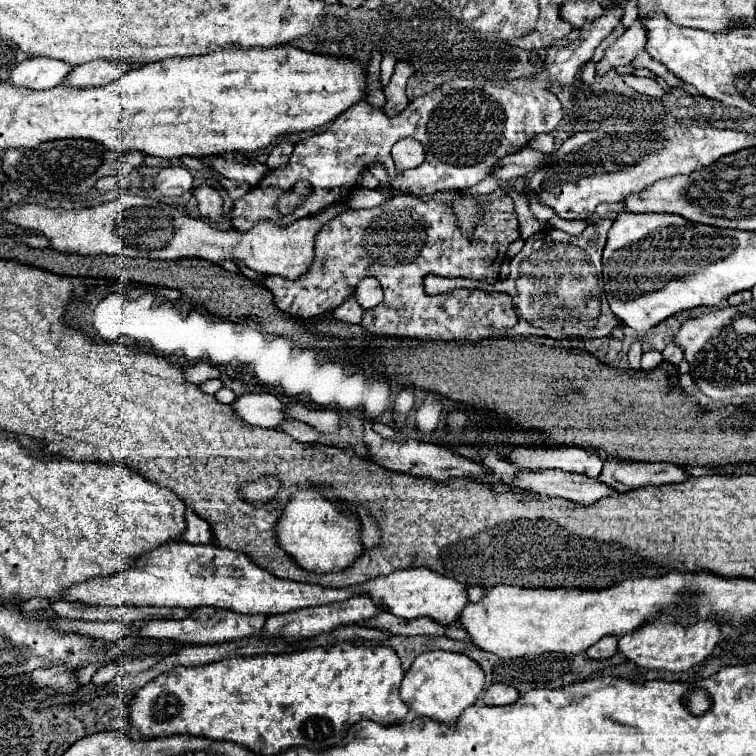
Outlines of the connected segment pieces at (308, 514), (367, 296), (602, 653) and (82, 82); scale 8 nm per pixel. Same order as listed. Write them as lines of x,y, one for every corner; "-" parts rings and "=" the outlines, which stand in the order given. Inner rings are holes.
317,491
295,493
287,505
287,511
277,523
279,545
301,565
313,571
337,571
349,567
353,559
361,553
363,545
359,541
359,523
353,515
341,513
327,497
=
363,277
355,289
355,295
365,309
373,309
383,301
383,289
375,277
=
605,637
587,649
587,655
591,659
607,659
613,657
615,653
617,653
617,637
=
93,61
75,67
63,81
63,85
73,89
87,89
87,87
101,87
117,79
127,71
127,63
115,63
115,61

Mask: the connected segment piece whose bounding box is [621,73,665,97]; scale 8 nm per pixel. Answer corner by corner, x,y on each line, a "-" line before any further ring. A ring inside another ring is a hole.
623,73
621,77
623,77
623,81
625,81
629,87
633,87
633,89
639,91
639,93
645,93
645,95
651,95
651,97
661,97
661,95
665,93
665,89
659,87
659,85
657,85
655,81
651,81
651,79
643,79
643,77
637,77
637,75
633,75
633,73

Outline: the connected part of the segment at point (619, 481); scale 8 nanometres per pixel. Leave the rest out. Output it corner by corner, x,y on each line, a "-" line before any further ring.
605,461
599,479
609,483
617,491
629,491
645,485
665,485
665,483
683,483
687,479
687,471
673,463
617,463

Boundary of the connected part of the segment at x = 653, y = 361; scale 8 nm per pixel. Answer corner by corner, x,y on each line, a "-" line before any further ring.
651,349
651,351
647,351
647,353
643,353
643,359
641,359
641,369
653,369
657,363
661,363
663,361
663,357
661,357
661,353
659,351
655,351
655,349

